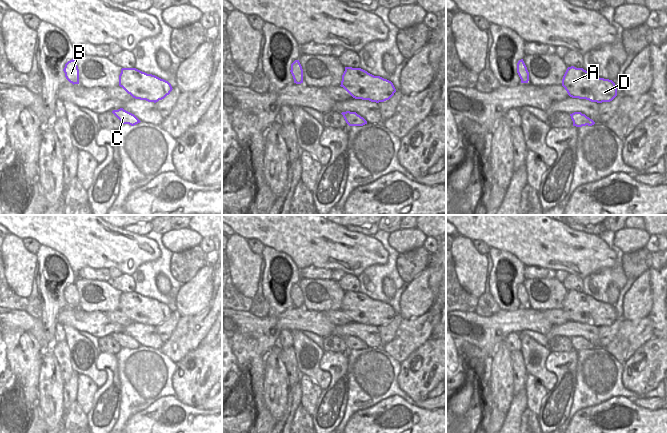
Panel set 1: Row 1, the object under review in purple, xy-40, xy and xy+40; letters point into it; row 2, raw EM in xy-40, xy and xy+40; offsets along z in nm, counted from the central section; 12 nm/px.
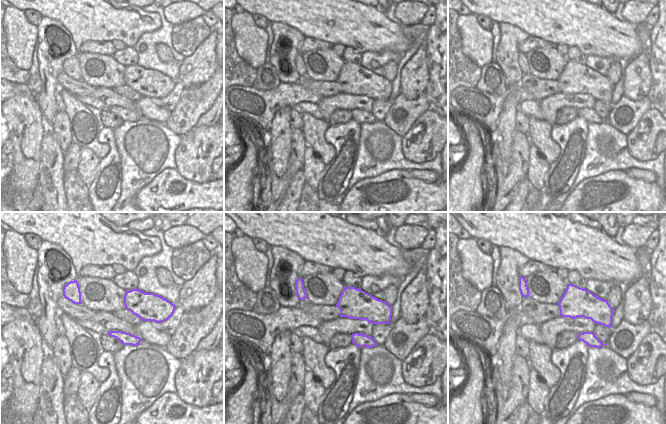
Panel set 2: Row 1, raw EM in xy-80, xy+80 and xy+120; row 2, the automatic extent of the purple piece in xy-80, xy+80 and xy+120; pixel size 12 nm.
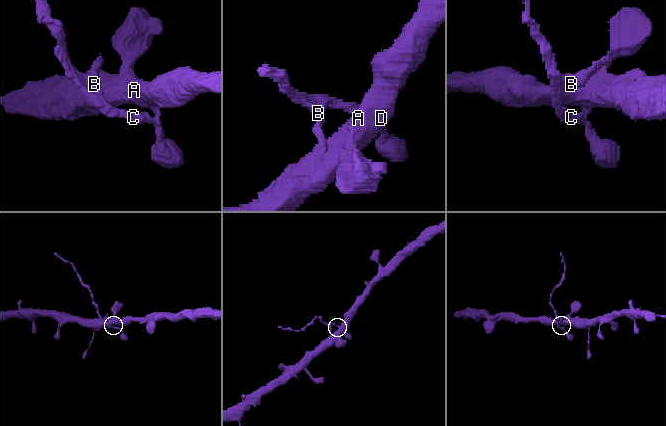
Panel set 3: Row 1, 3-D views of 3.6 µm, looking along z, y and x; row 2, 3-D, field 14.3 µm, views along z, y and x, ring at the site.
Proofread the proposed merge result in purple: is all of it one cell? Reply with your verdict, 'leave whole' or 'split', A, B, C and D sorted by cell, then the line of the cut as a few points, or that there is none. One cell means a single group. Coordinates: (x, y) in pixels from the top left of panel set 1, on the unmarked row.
split; groups A D / B C; cut xy+40 (580, 339), (590, 345)

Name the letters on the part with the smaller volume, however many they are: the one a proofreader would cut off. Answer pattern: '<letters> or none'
B, C

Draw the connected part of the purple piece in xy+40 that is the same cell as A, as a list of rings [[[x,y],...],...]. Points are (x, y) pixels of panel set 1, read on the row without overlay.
[[[574,290],[567,292],[562,310],[570,321],[591,326],[610,326],[617,320],[617,312],[612,304],[599,302],[590,295]]]

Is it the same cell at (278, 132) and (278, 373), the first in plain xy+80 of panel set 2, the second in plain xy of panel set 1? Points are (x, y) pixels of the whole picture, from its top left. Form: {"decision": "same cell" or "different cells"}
{"decision": "same cell"}

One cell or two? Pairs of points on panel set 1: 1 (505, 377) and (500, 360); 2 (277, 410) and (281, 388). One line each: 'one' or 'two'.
1: one
2: one

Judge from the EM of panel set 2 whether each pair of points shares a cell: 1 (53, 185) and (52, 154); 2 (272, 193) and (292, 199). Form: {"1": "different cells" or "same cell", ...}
{"1": "same cell", "2": "different cells"}

